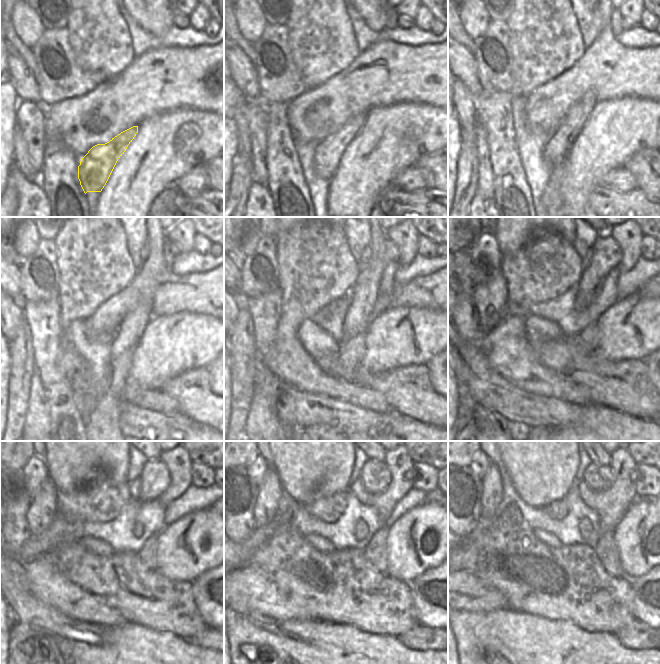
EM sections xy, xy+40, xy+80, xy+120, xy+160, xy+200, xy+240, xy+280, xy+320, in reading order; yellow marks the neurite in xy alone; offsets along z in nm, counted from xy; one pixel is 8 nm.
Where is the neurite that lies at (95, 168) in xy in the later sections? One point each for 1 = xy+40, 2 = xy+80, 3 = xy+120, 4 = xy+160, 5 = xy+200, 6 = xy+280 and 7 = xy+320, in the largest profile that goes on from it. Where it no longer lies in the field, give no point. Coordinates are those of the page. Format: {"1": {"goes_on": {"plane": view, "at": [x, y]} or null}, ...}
{"1": {"goes_on": {"plane": "xy+40", "at": [328, 153]}}, "2": {"goes_on": {"plane": "xy+80", "at": [555, 150]}}, "3": {"goes_on": {"plane": "xy+120", "at": [133, 326]}}, "4": {"goes_on": {"plane": "xy+160", "at": [360, 315]}}, "5": {"goes_on": {"plane": "xy+200", "at": [606, 253]}}, "6": {"goes_on": {"plane": "xy+280", "at": [375, 475]}}, "7": {"goes_on": {"plane": "xy+320", "at": [599, 478]}}}

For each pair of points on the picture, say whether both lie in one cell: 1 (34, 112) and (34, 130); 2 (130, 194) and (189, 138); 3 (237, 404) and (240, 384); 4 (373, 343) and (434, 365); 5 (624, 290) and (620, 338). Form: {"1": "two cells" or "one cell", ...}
{"1": "one cell", "2": "one cell", "3": "one cell", "4": "two cells", "5": "two cells"}

